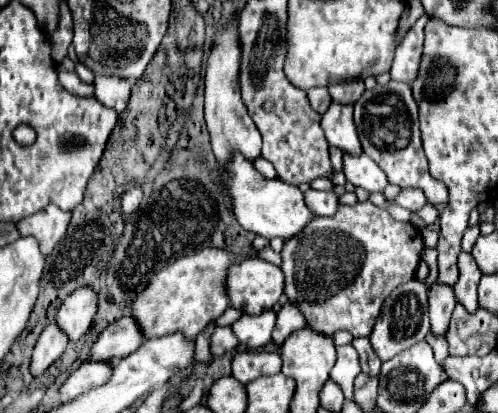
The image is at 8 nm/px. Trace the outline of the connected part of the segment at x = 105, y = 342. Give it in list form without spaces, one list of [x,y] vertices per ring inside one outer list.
[[[124,316],[102,330],[96,344],[92,346],[90,360],[124,358],[132,354],[142,342],[144,338],[140,338],[140,328],[136,328],[132,316]]]

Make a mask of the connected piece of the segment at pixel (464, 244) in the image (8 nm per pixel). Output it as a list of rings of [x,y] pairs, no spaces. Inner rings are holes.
[[[480,221],[475,226],[468,226],[461,241],[461,249],[463,251],[465,252],[472,251],[472,248],[477,238],[480,236],[480,226],[481,226]]]

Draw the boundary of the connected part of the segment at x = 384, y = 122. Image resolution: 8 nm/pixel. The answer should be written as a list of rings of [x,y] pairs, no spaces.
[[[390,80],[390,84],[386,86],[366,90],[354,104],[354,124],[358,128],[362,150],[386,172],[390,184],[398,184],[400,188],[420,188],[424,190],[428,202],[434,206],[448,202],[446,186],[434,180],[428,172],[428,158],[424,156],[424,148],[420,142],[418,106],[408,84]]]

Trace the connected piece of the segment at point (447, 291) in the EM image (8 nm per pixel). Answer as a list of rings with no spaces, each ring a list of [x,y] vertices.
[[[432,284],[428,290],[428,300],[430,300],[430,334],[436,338],[446,336],[452,310],[456,306],[454,292],[448,286]]]

